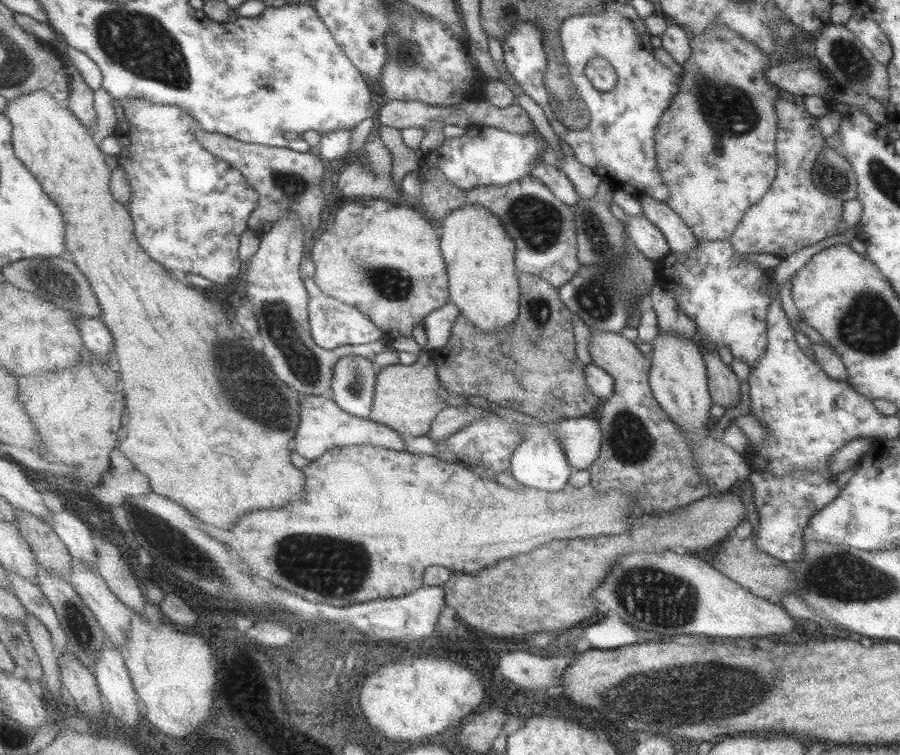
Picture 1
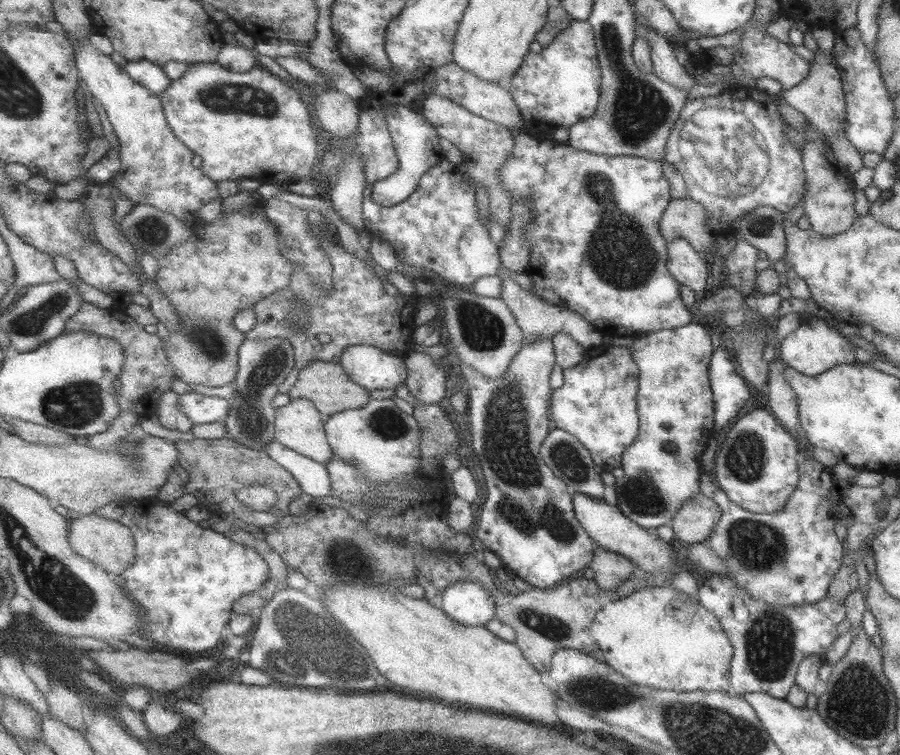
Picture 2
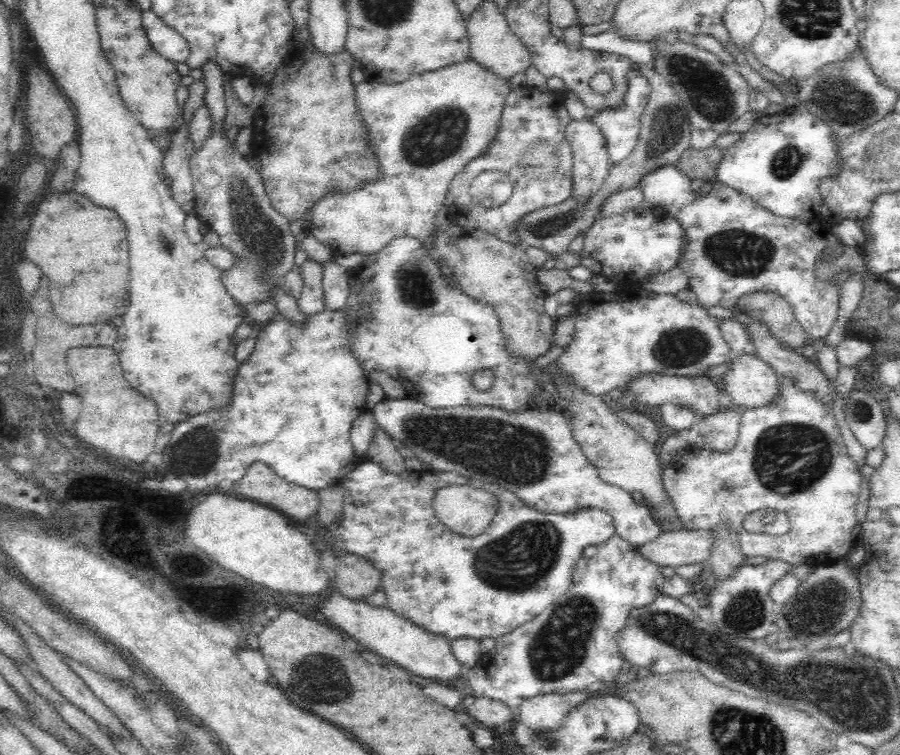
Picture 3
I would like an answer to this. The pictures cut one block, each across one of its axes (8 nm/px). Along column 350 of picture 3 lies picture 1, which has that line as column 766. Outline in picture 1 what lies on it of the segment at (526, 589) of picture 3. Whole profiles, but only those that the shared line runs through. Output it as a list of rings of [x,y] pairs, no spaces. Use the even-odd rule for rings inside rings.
[[[797,470],[789,476],[773,476],[771,472],[753,472],[749,474],[749,482],[753,484],[755,510],[759,514],[759,528],[749,536],[757,550],[781,560],[781,562],[797,562],[803,558],[803,530],[815,512],[823,506],[831,504],[839,496],[839,488],[833,484],[833,478],[823,478],[823,474],[813,470]]]

